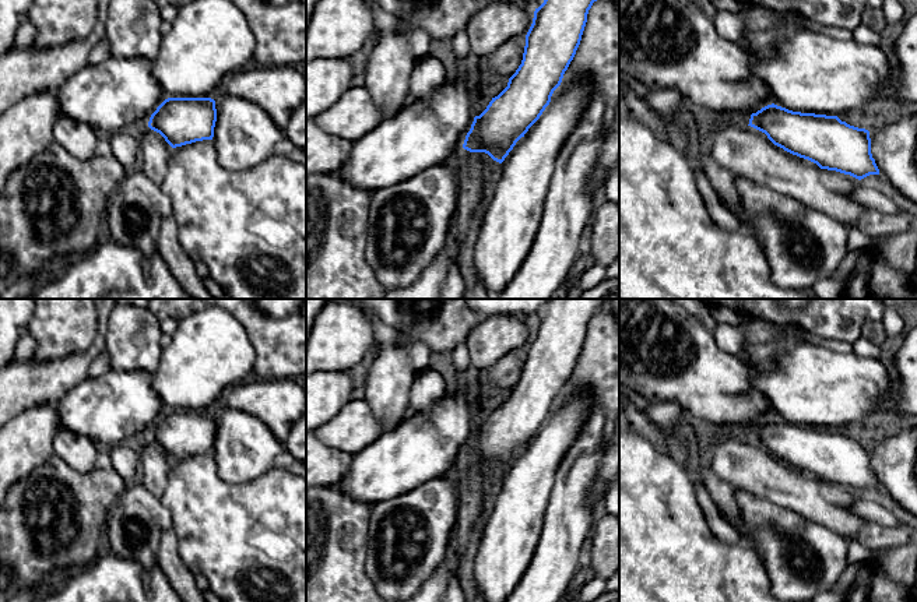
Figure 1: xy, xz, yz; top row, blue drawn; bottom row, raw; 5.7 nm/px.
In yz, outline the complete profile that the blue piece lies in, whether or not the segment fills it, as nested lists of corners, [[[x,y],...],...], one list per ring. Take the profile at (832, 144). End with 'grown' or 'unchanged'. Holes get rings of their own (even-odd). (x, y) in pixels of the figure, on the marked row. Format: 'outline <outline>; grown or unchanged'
outline [[[772,103],[752,113],[748,126],[765,133],[774,145],[816,163],[821,169],[836,170],[858,180],[879,175],[871,154],[869,131],[850,126],[837,116],[793,112]]]; unchanged

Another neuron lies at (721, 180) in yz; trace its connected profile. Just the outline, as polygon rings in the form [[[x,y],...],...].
[[[703,144],[699,161],[723,207],[731,212],[737,212],[741,198],[737,191],[732,173],[713,159],[707,144]]]

